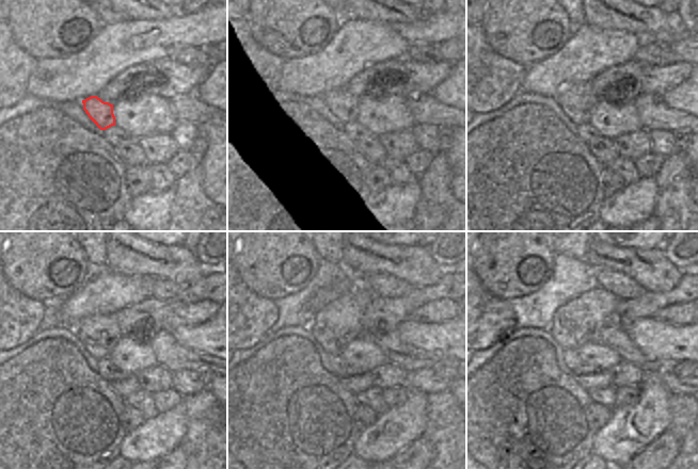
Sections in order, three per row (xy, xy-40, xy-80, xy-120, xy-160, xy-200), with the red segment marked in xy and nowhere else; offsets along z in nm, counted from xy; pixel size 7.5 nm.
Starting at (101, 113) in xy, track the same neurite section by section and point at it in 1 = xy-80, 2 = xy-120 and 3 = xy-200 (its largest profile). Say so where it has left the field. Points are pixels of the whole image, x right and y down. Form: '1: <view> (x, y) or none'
1: xy-80 (577, 100)
2: xy-120 (98, 334)
3: xy-200 (574, 324)

